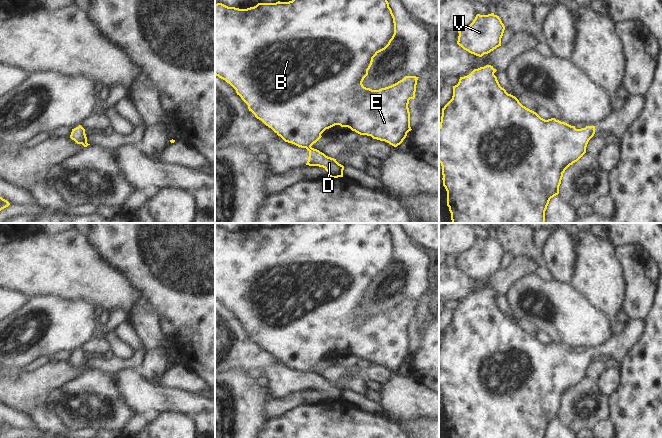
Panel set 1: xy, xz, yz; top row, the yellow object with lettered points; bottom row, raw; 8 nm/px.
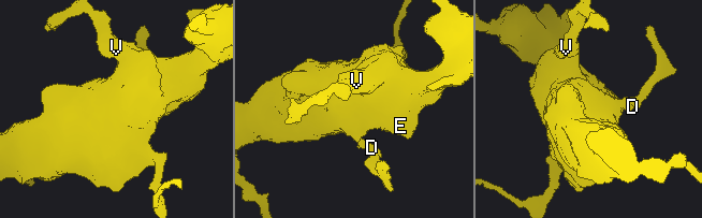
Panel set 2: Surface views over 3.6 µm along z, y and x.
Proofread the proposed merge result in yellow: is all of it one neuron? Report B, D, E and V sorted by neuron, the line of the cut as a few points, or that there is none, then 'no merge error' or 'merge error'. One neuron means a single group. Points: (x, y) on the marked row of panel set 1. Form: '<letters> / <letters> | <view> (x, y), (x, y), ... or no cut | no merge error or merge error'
B E V / D | xz (310, 146), (306, 148) | merge error

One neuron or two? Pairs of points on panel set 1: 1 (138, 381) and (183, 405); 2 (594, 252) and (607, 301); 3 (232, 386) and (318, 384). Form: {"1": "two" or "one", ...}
{"1": "one", "2": "one", "3": "two"}

